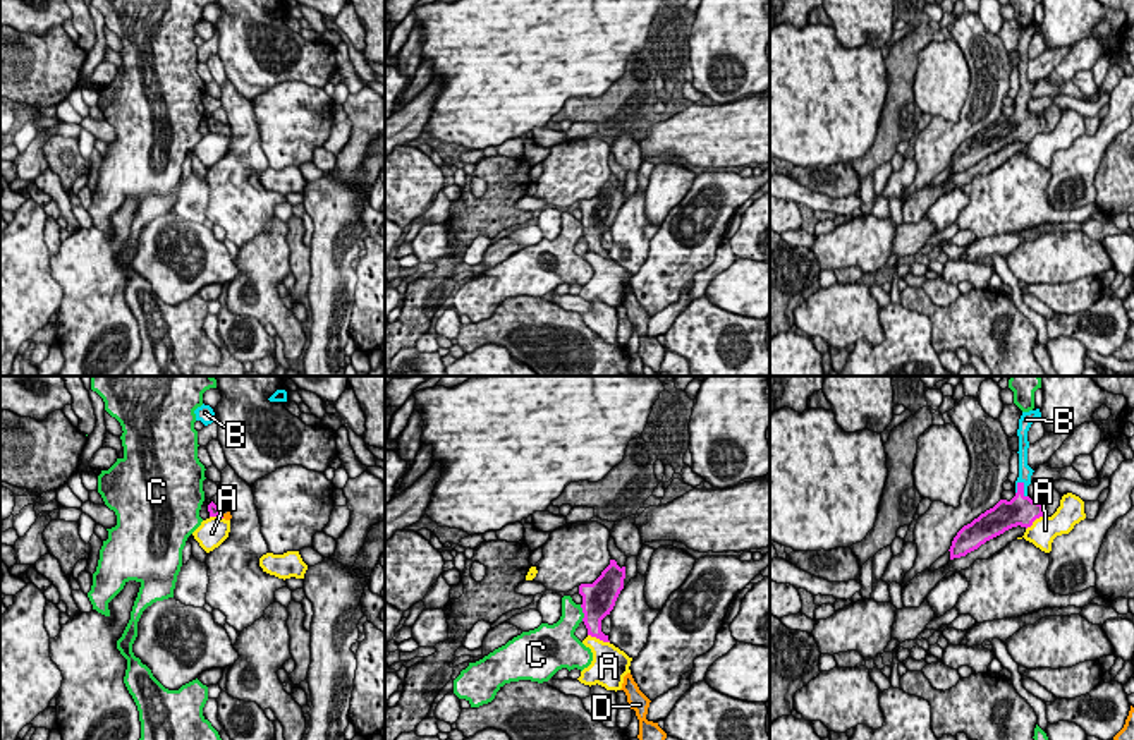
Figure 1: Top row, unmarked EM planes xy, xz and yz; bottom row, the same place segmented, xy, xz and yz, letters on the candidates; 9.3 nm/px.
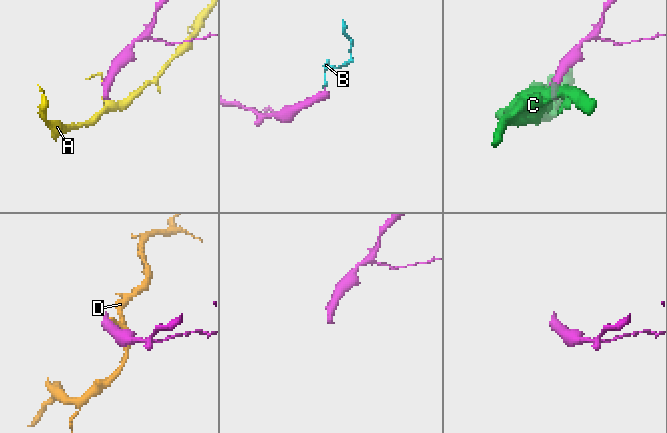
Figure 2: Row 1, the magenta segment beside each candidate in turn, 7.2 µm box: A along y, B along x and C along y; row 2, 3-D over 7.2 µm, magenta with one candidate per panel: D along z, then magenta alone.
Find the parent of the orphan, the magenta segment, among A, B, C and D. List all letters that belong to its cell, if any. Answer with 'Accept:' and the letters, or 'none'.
Accept: B, D

